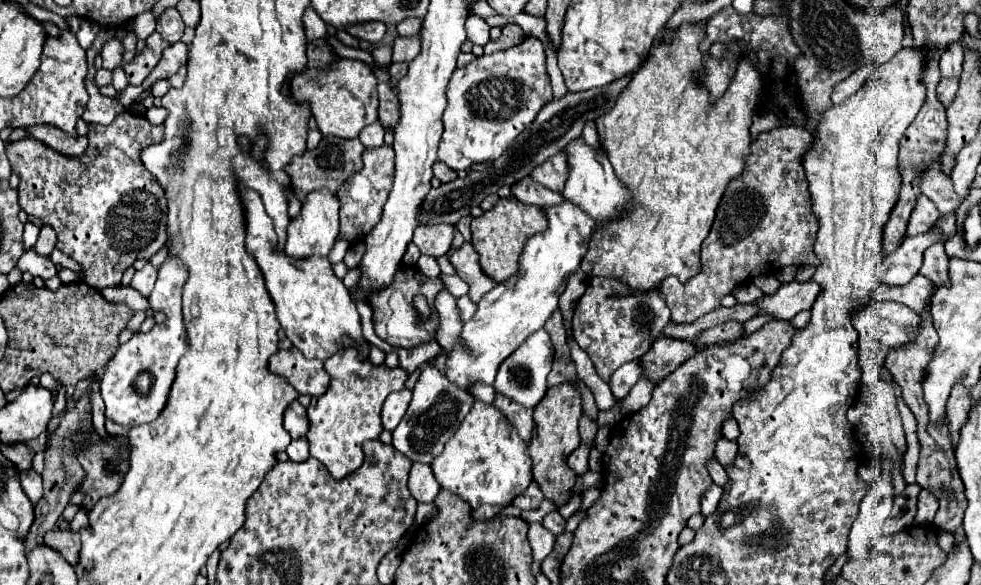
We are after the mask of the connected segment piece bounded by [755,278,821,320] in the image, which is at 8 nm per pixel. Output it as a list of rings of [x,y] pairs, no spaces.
[[[811,278],[807,282],[789,282],[789,284],[781,284],[779,290],[771,296],[763,296],[761,300],[757,300],[755,304],[759,306],[759,314],[771,314],[777,320],[791,320],[797,312],[801,310],[811,310],[817,294],[821,292],[821,286]]]

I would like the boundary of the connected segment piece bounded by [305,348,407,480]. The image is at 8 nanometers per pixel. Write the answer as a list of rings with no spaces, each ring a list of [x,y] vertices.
[[[345,348],[335,352],[333,358],[325,362],[325,370],[331,376],[331,386],[319,398],[311,398],[307,408],[309,430],[305,434],[309,442],[309,452],[317,458],[335,480],[343,480],[347,474],[355,472],[363,464],[361,444],[365,440],[379,438],[381,426],[381,406],[387,394],[403,390],[407,372],[403,368],[387,368],[385,364],[375,366],[371,360],[361,358],[357,348]]]

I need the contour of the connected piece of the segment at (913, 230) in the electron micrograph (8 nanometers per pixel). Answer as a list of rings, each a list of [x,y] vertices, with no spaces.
[[[921,196],[915,204],[915,210],[911,214],[911,220],[909,220],[909,226],[907,226],[907,234],[925,234],[931,230],[931,224],[935,222],[935,218],[939,216],[937,212],[937,206],[927,198],[927,196]]]

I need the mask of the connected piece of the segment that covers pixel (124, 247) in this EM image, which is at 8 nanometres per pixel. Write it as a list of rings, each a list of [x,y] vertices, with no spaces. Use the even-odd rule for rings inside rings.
[[[123,112],[119,114],[109,126],[97,126],[97,124],[89,124],[89,146],[85,150],[83,156],[79,158],[69,158],[69,156],[63,156],[59,152],[55,152],[53,148],[45,146],[43,142],[35,140],[35,138],[25,138],[25,140],[19,140],[19,142],[9,142],[7,144],[7,158],[11,162],[11,168],[19,174],[21,182],[19,182],[19,206],[21,210],[25,210],[29,216],[35,216],[37,220],[41,220],[43,224],[51,226],[55,232],[57,232],[57,248],[61,252],[65,252],[67,256],[71,256],[75,262],[79,262],[85,270],[85,282],[97,290],[103,290],[107,286],[117,286],[121,282],[121,276],[123,272],[137,260],[137,258],[153,258],[165,244],[167,244],[167,204],[165,204],[165,192],[161,188],[161,184],[157,184],[157,178],[141,164],[141,150],[149,144],[159,144],[161,142],[161,136],[163,136],[163,126],[151,126],[147,120],[131,114],[131,112]]]

